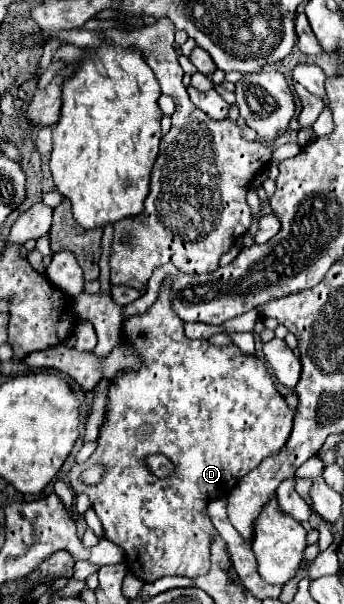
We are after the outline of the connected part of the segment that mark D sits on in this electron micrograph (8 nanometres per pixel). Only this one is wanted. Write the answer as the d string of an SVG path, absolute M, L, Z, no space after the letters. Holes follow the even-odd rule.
M163 289L147 313L127 319L123 335L143 359L143 367L111 381L107 413L99 429L99 445L85 463L73 465L69 471L71 491L89 497L93 511L103 523L105 539L125 551L125 565L145 583L153 583L165 575L193 579L209 571L209 545L219 533L207 515L207 503L217 497L227 497L243 475L253 471L263 459L275 455L275 451L281 451L297 413L275 389L263 361L243 355L235 345L211 345L209 341L187 339L183 321L171 309L169 299L169 289ZM151 453L161 453L173 461L177 469L173 477L157 479L151 475L143 463ZM91 465L107 467L103 481L95 487L87 487L79 481L79 471Z

